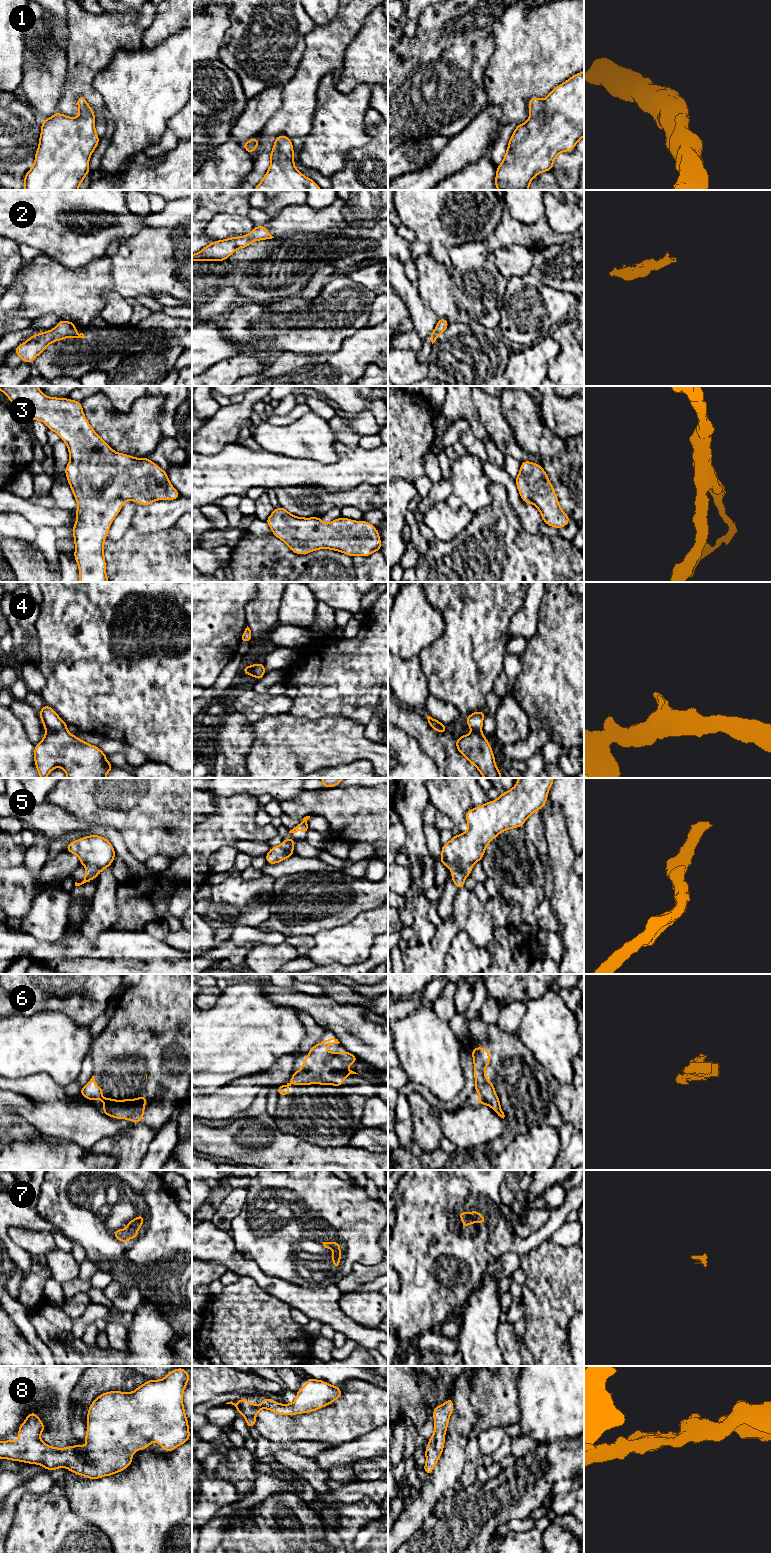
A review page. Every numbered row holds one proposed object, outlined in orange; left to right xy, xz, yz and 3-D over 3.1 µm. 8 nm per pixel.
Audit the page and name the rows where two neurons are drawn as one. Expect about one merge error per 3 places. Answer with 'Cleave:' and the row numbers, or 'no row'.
Cleave: no row

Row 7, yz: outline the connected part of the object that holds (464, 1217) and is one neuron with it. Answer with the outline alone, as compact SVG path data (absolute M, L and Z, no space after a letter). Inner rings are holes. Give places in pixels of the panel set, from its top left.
M472 1210L469 1214L466 1214L464 1211L460 1211L458 1216L461 1218L464 1228L468 1227L471 1223L486 1223L486 1217L482 1216L478 1211Z

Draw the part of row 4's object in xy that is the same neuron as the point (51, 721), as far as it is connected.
M44 705L39 711L39 716L45 728L44 738L35 745L34 762L41 778L46 778L54 768L63 768L67 778L106 778L107 773L114 768L106 759L105 753L94 745L79 739L67 731L68 725L58 716L54 709L48 705Z

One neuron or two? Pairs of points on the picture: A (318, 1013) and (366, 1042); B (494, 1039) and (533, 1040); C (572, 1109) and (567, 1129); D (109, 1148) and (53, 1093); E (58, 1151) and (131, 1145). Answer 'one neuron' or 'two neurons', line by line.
A: one neuron
B: two neurons
C: two neurons
D: two neurons
E: two neurons

